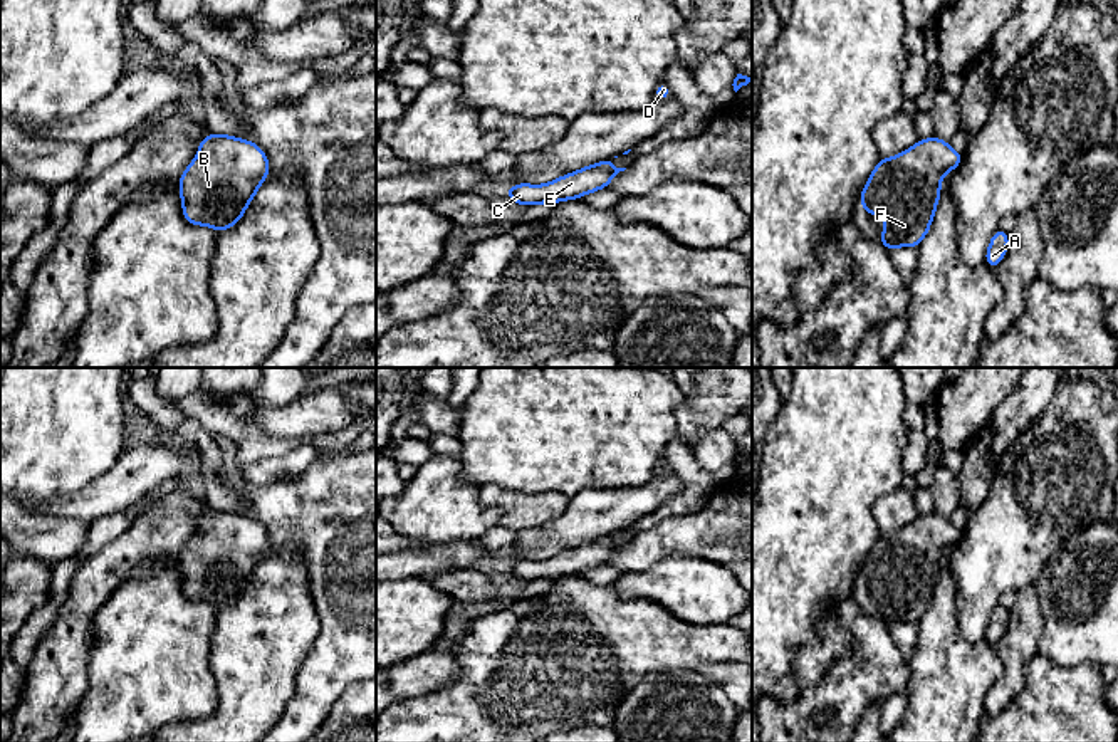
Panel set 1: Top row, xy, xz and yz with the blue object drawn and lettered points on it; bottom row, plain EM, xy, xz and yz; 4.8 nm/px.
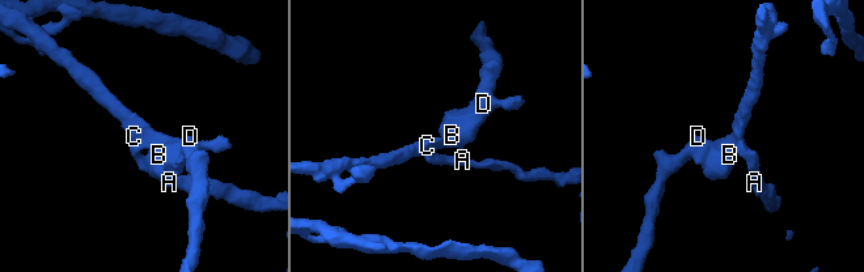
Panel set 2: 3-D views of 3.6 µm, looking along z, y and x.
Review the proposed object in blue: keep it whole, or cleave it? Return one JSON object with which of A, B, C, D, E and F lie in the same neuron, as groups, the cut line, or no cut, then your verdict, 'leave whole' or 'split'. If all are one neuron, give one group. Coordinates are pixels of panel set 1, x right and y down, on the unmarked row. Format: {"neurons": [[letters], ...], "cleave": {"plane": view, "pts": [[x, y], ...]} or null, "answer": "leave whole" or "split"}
{"neurons": [["A", "B", "C", "D", "E", "F"]], "cleave": null, "answer": "leave whole"}

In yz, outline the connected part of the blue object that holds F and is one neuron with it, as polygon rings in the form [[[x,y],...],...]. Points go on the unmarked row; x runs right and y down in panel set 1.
[[[937,512],[920,515],[893,534],[880,534],[859,579],[871,594],[885,588],[880,618],[888,628],[922,619],[933,599],[942,554],[962,536],[964,530]]]

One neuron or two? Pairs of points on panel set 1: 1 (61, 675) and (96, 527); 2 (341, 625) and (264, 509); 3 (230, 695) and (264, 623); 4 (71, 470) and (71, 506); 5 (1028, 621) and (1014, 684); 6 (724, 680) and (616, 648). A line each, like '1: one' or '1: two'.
1: two
2: one
3: one
4: two
5: one
6: two

